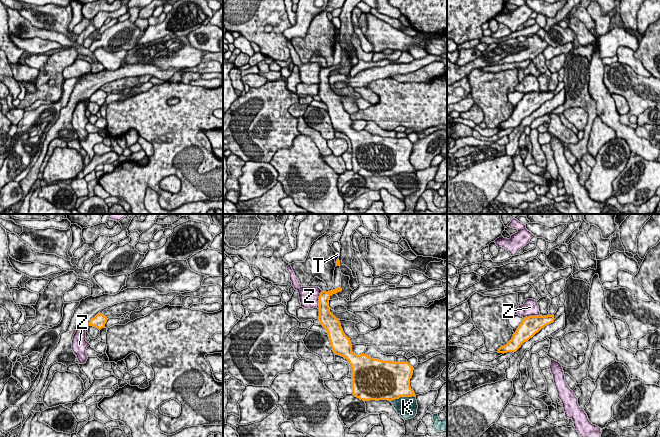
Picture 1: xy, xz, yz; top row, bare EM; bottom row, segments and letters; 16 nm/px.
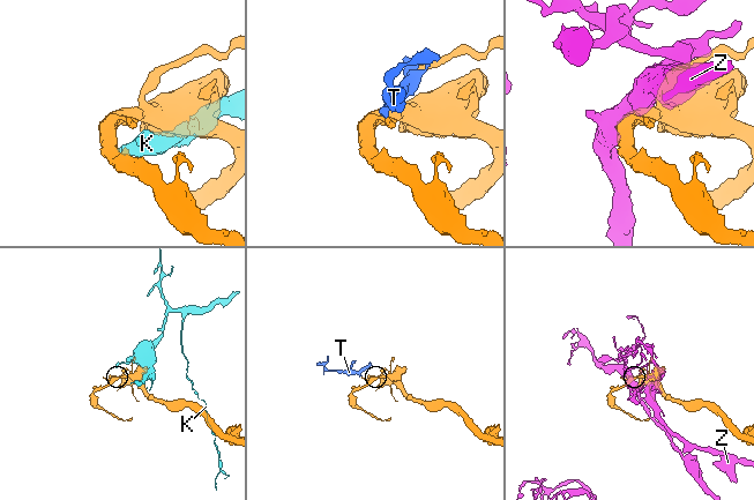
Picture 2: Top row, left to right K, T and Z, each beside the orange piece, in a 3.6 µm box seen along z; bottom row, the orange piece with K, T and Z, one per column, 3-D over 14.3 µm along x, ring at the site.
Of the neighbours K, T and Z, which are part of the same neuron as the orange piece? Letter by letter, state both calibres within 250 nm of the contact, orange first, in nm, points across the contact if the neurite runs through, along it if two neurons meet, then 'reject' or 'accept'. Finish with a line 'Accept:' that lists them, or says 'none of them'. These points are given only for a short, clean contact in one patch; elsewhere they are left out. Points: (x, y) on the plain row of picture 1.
K: 480/320 nm | reject
T: 60/60 nm | along xz (338, 34), (335, 38) | reject
Z: 190/320 nm | reject
Accept: none of them

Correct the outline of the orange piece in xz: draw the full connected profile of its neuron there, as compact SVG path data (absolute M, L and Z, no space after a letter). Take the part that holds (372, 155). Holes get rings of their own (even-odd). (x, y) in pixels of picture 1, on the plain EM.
M341 63L329 68L322 67L319 72L318 96L326 105L334 130L347 135L352 144L352 170L363 177L388 176L392 177L400 173L416 173L410 163L410 155L414 144L406 138L391 138L373 135L366 130L357 131L352 128L352 120L341 103L339 96L330 88L329 76L333 70L341 68Z

